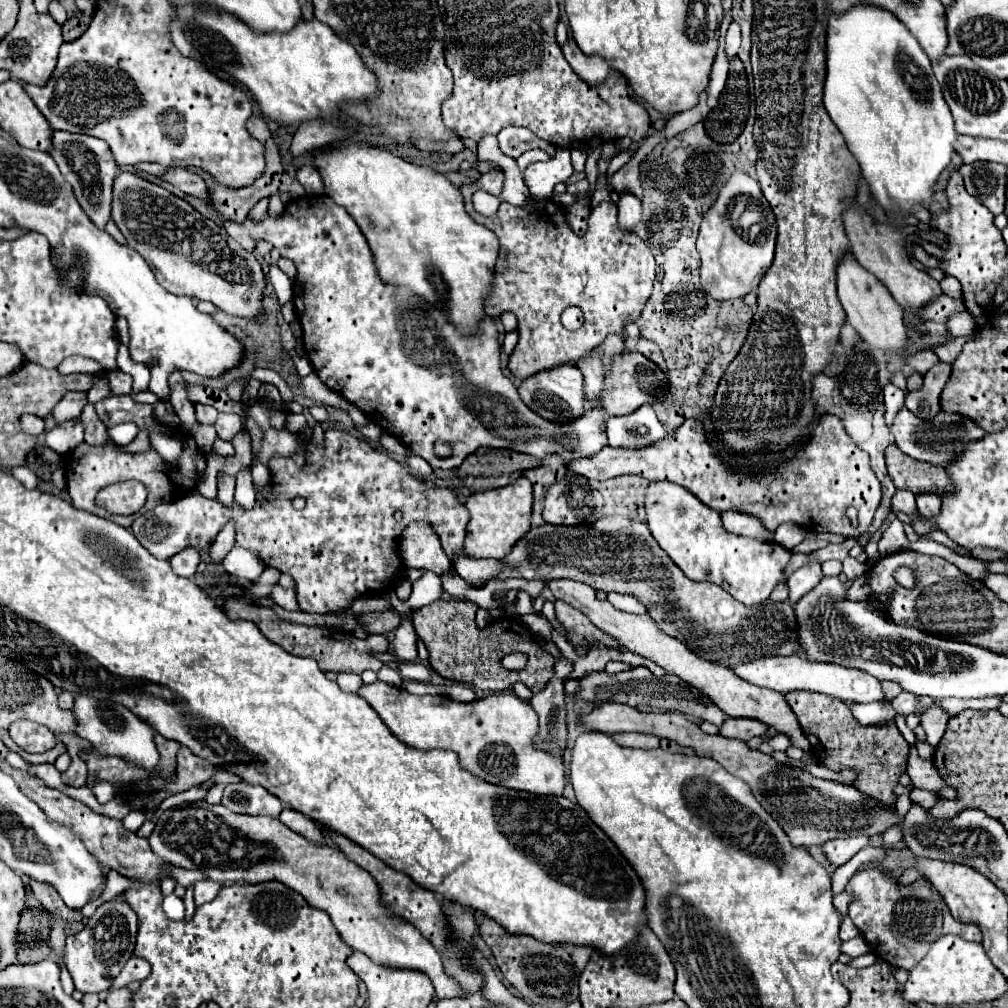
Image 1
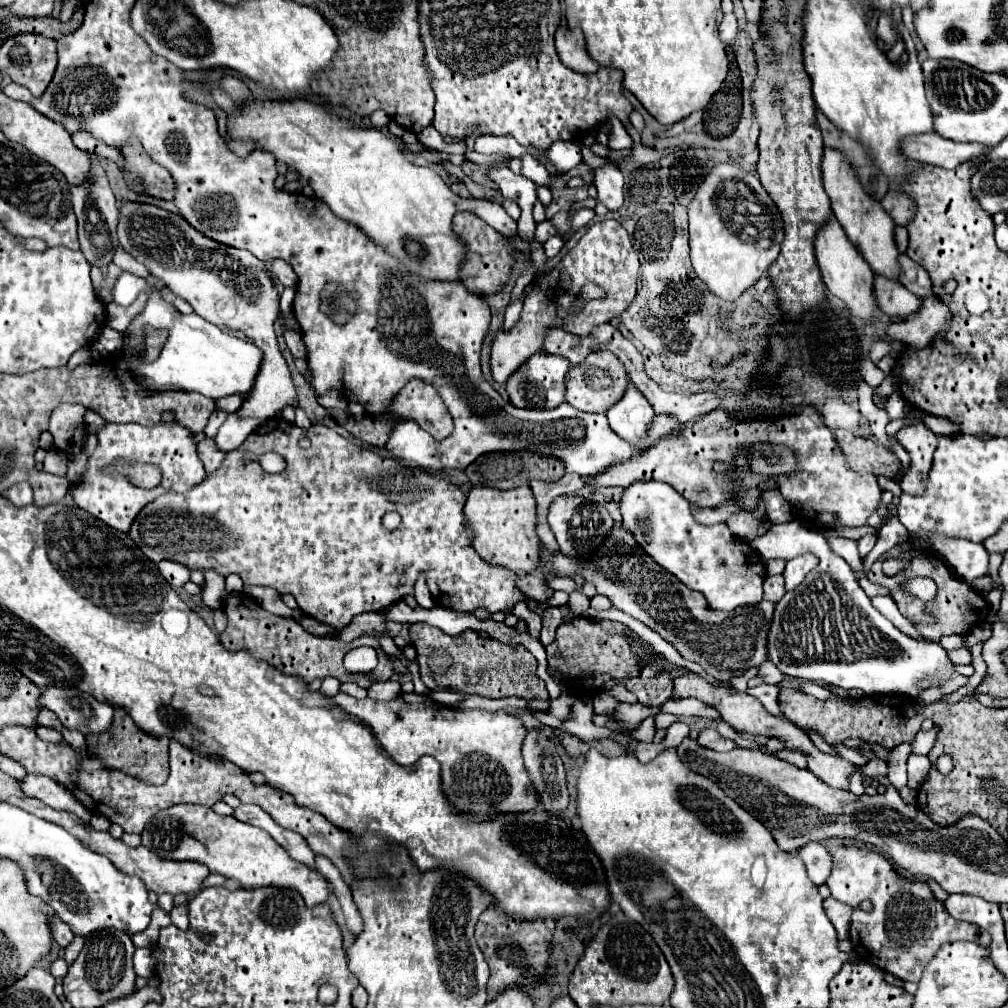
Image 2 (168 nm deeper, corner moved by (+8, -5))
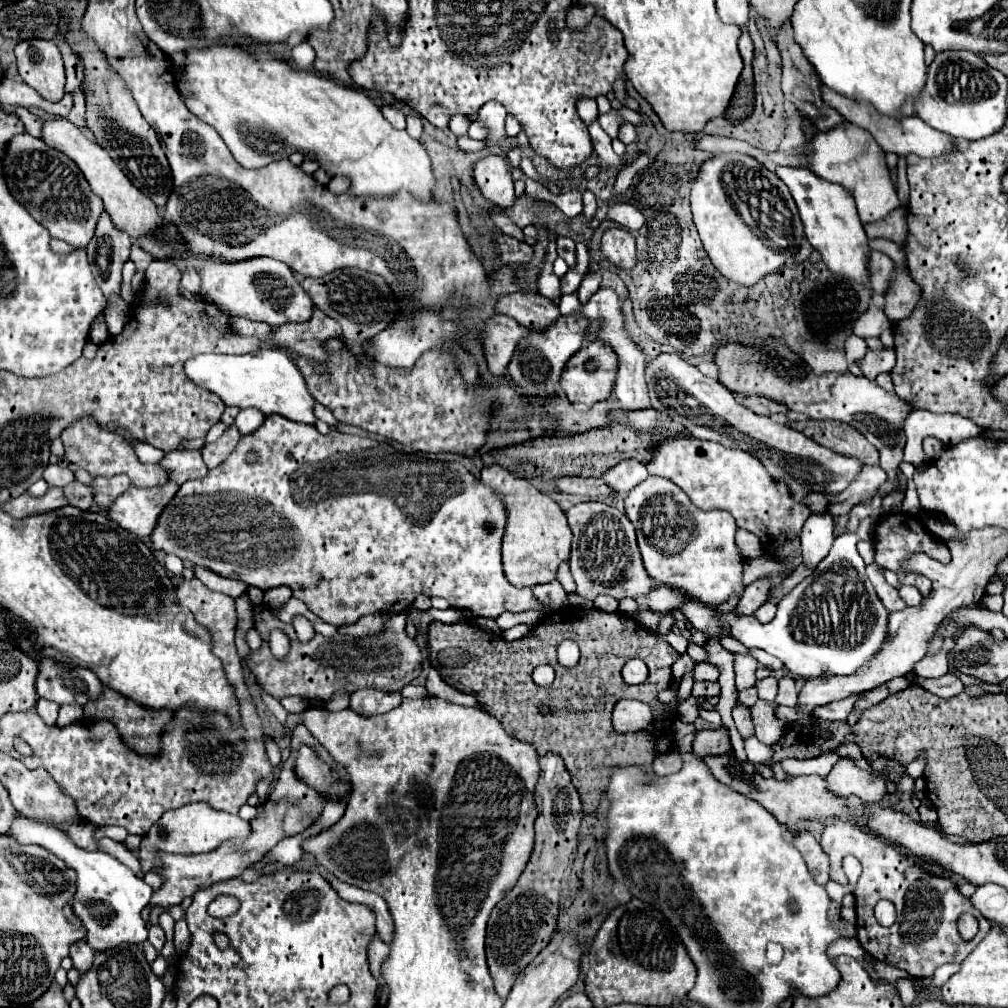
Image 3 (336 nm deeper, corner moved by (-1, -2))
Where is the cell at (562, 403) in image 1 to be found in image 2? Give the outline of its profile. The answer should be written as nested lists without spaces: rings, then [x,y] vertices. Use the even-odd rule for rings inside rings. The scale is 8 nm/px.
[[[540,352],[534,354],[526,366],[520,366],[520,370],[516,370],[514,378],[508,378],[506,382],[506,390],[510,396],[510,402],[518,408],[542,408],[542,410],[554,410],[558,408],[564,400],[566,400],[566,374],[568,374],[570,366],[566,358],[548,354],[548,352]]]

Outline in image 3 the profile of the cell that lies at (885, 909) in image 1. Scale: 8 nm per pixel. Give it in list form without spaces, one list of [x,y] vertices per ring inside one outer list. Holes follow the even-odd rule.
[[[837,819],[825,825],[821,833],[821,847],[831,861],[829,875],[839,885],[847,885],[847,877],[841,867],[845,855],[857,857],[863,867],[855,889],[855,927],[861,947],[877,961],[903,969],[915,979],[925,979],[945,963],[961,963],[961,959],[965,959],[991,929],[991,923],[971,905],[969,897],[959,893],[951,879],[927,873],[913,859],[897,851],[887,841],[881,841],[875,833],[863,829],[855,821]],[[881,899],[887,899],[897,907],[897,921],[891,927],[881,927],[873,917],[875,903]],[[961,913],[973,913],[979,919],[979,933],[971,941],[963,941],[957,933],[957,919]]]

